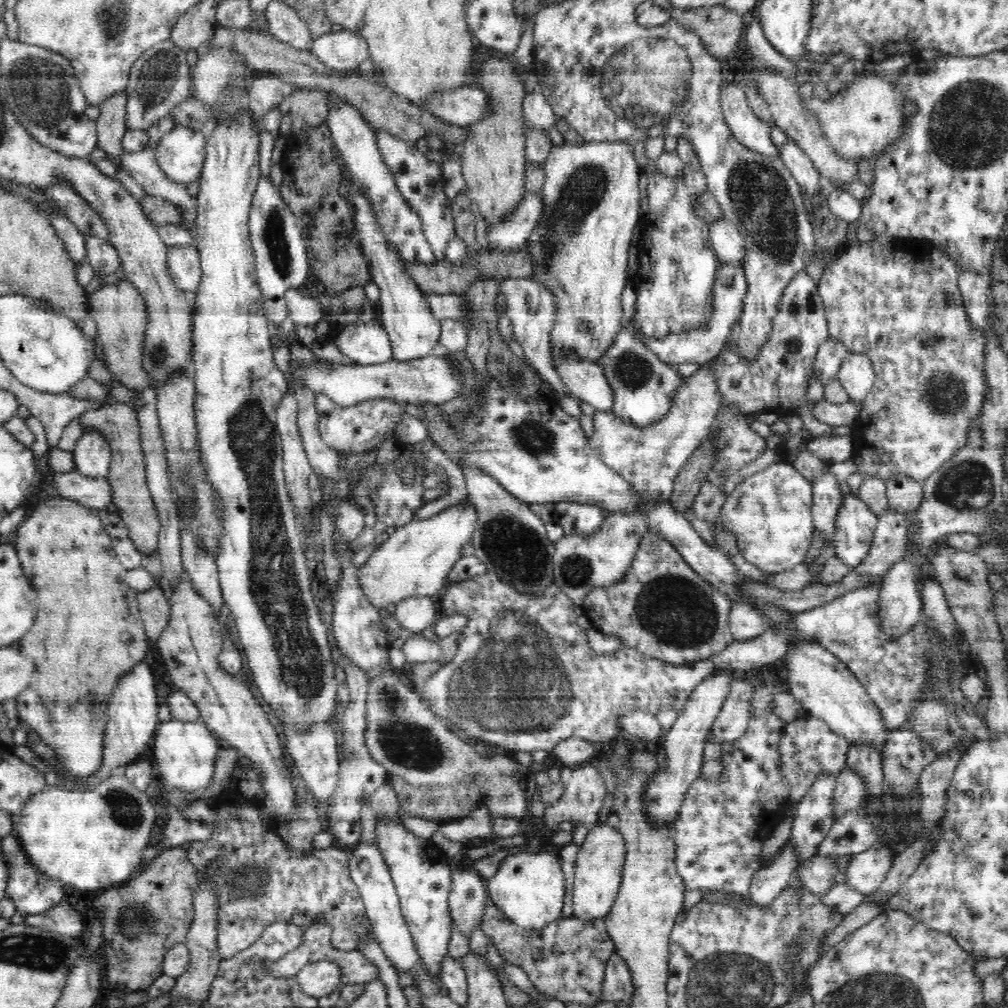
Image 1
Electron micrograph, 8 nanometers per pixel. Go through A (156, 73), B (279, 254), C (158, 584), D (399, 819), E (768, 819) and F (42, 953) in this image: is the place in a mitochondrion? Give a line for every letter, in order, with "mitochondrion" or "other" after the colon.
A: mitochondrion
B: mitochondrion
C: other
D: other
E: other
F: mitochondrion

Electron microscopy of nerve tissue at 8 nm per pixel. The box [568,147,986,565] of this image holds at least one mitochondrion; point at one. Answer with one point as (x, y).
(760, 198)

